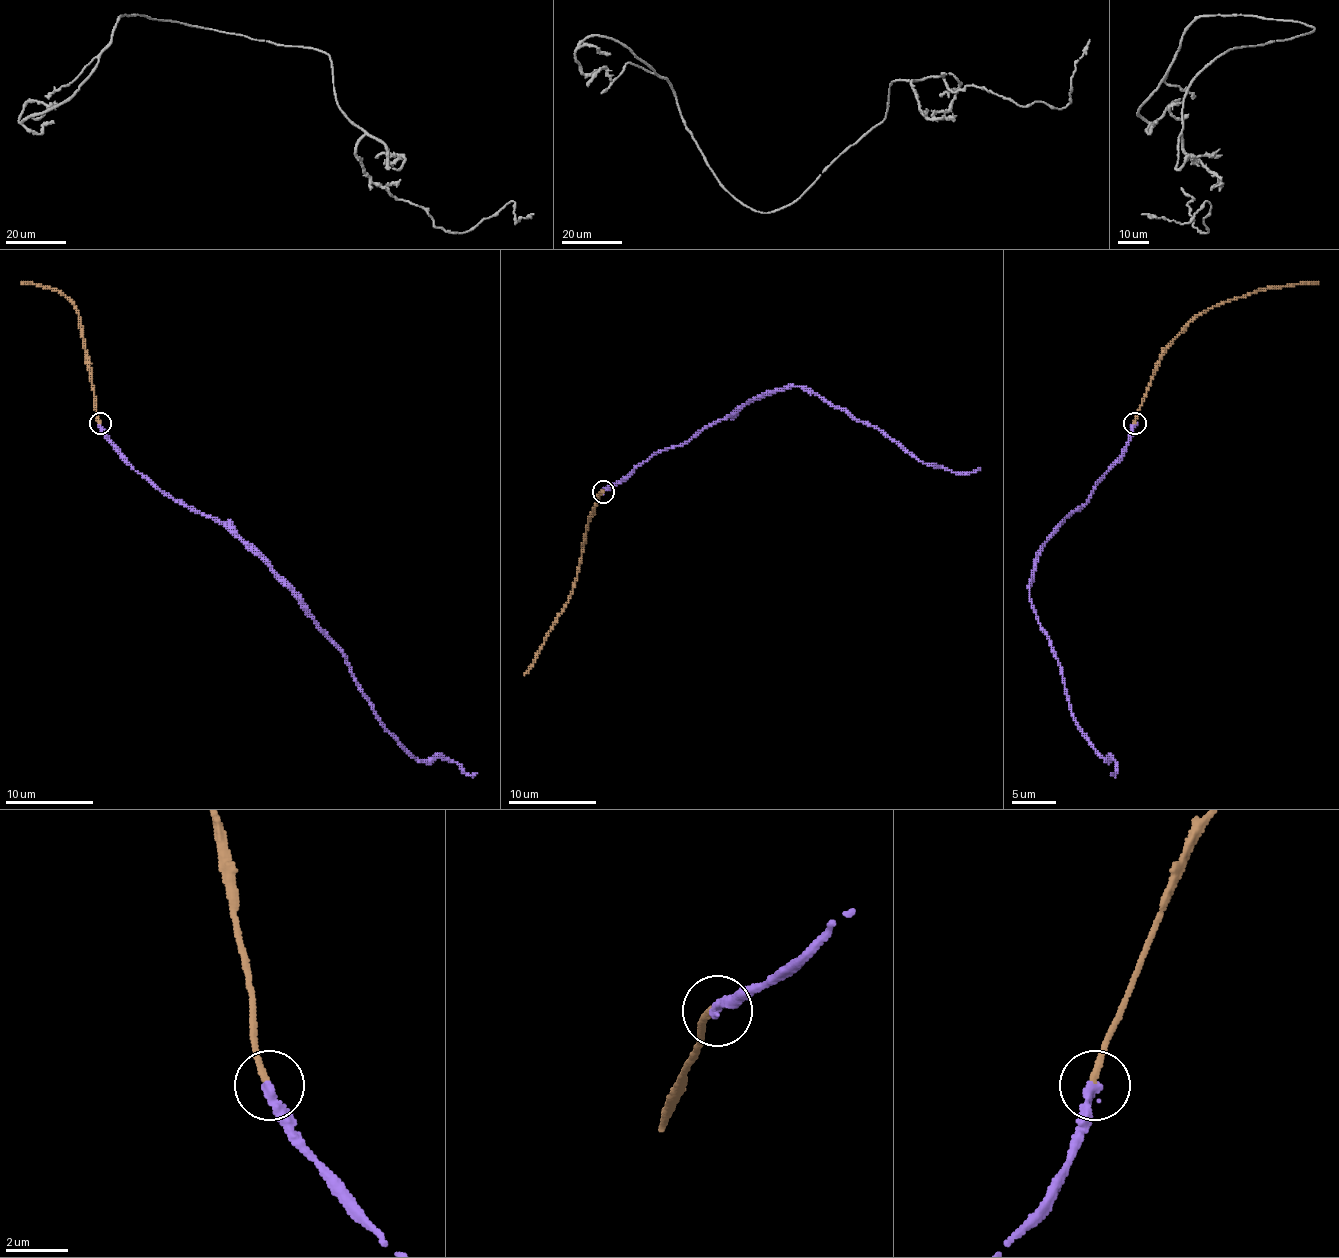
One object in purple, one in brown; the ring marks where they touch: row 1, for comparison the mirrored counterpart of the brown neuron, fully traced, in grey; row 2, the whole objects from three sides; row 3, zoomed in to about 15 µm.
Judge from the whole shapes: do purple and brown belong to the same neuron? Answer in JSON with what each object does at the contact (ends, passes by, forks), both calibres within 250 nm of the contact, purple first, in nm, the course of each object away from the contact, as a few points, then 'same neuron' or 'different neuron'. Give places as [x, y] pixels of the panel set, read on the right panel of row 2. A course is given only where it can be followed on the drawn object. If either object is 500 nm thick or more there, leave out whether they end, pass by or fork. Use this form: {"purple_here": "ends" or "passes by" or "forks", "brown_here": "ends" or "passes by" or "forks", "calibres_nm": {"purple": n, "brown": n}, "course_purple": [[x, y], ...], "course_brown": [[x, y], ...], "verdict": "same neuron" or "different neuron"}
{"purple_here": "ends", "brown_here": "ends", "calibres_nm": {"purple": 300, "brown": 190}, "course_purple": [[1135, 423], [1126, 451], [1045, 544], [1029, 588], [1073, 720], [1104, 758], [1115, 762], [1111, 773]], "course_brown": [[1135, 423], [1161, 350], [1199, 315], [1254, 293], [1318, 282]], "verdict": "same neuron"}

